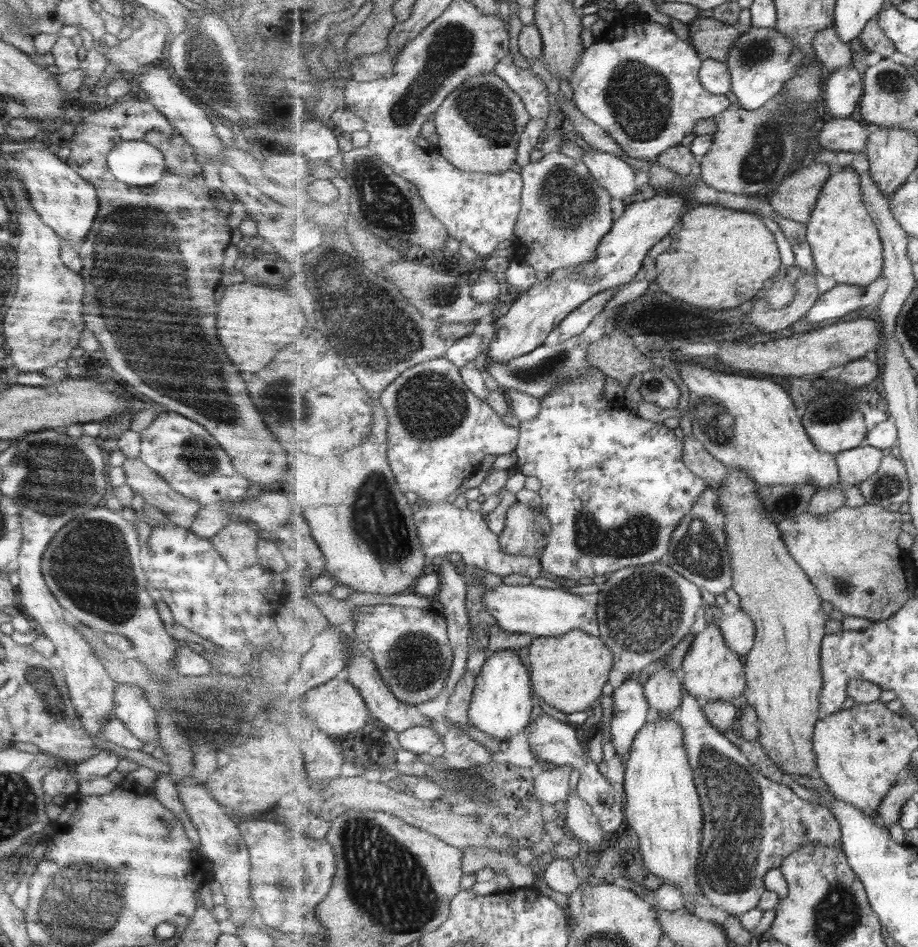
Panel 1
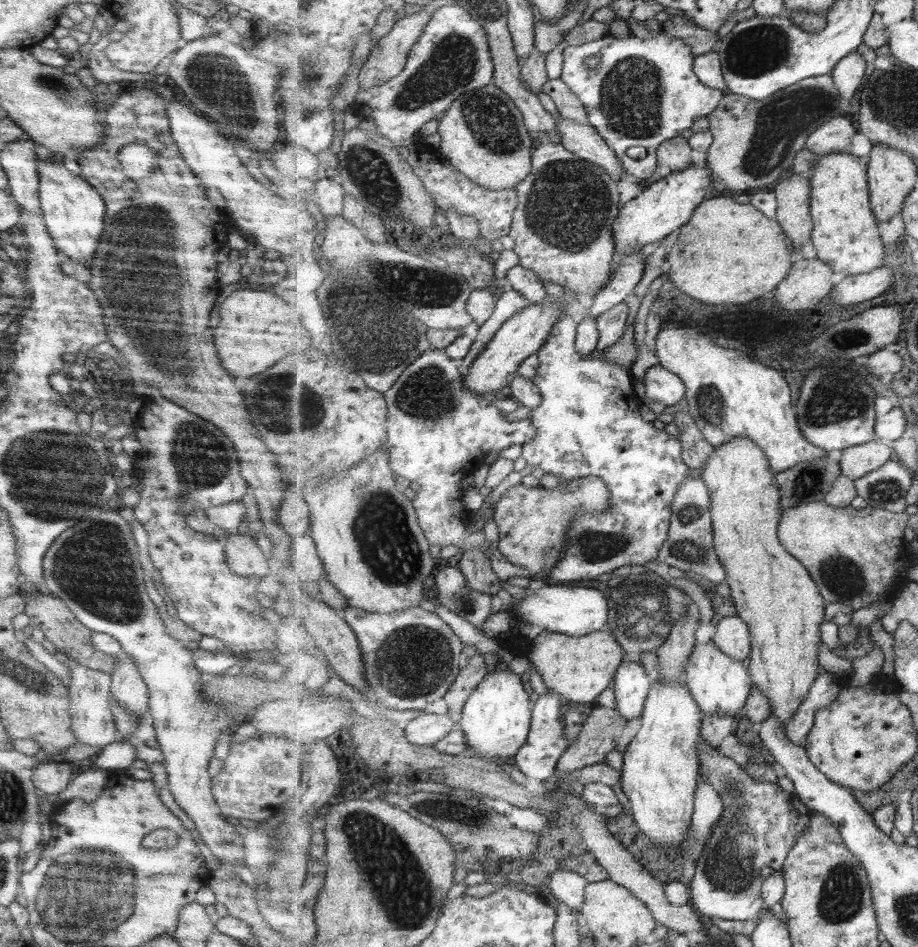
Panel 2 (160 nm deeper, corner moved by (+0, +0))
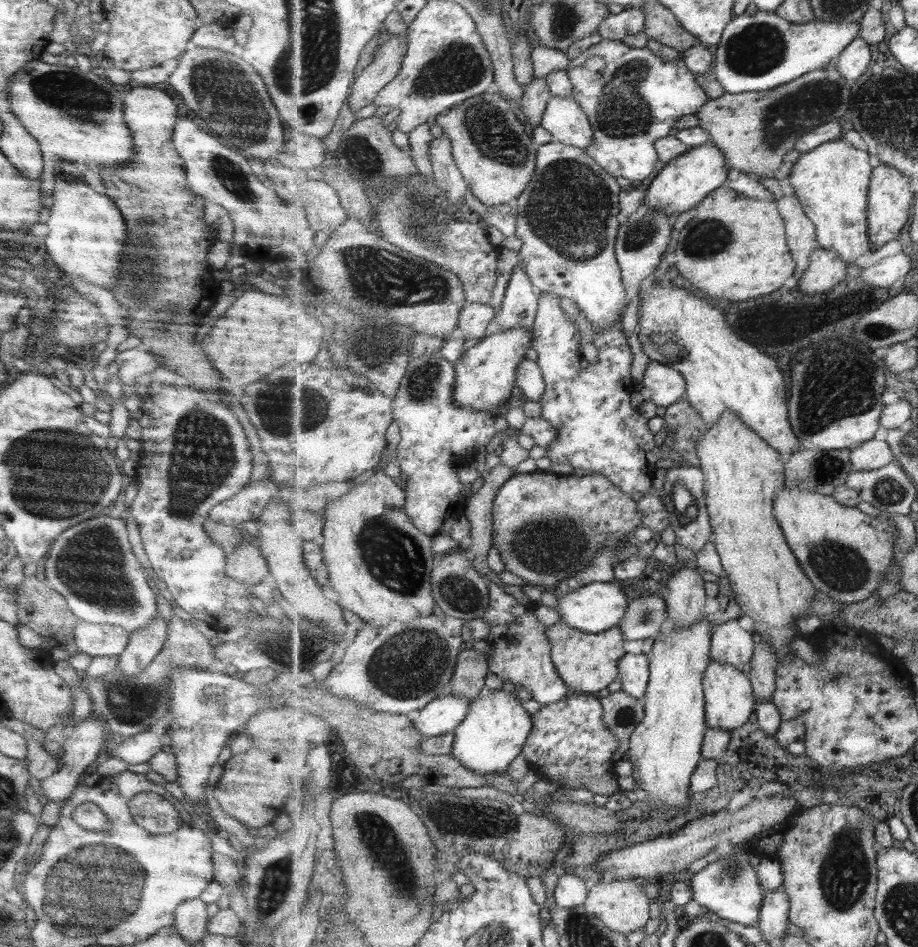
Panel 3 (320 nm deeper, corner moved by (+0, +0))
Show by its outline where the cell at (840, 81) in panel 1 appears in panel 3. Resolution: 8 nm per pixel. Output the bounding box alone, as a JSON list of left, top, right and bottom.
[837,36,873,80]

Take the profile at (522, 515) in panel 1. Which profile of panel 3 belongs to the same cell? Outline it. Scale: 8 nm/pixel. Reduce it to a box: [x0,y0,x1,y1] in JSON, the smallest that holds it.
[494,471,644,590]

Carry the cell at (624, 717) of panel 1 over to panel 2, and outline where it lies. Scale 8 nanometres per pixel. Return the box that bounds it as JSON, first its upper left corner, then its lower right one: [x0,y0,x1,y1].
[614,661,652,720]

